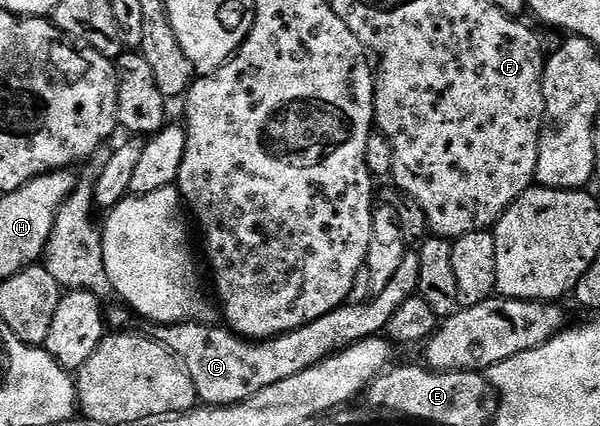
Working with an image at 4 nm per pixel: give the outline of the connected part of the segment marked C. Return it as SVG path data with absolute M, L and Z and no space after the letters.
M405 253L402 265L398 267L398 272L394 272L390 284L386 284L382 292L372 294L369 302L353 301L345 304L302 328L292 330L289 334L280 334L276 338L253 344L223 325L207 326L207 321L193 320L161 325L158 341L180 361L194 384L197 399L205 407L233 406L245 402L250 396L262 392L262 388L278 380L286 380L310 368L335 351L344 350L367 338L383 335L390 324L390 316L394 316L399 306L406 304L406 300L419 291L419 263L419 253Z

